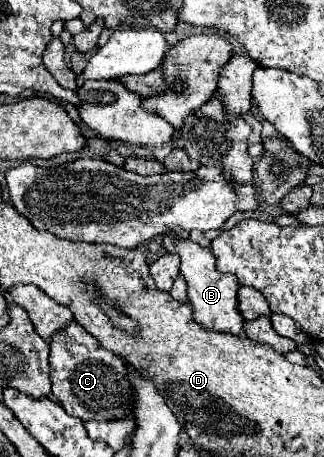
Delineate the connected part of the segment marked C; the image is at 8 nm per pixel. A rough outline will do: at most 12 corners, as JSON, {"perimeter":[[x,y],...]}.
{"perimeter":[[71,321],[53,395],[81,421],[135,417],[129,365]]}

